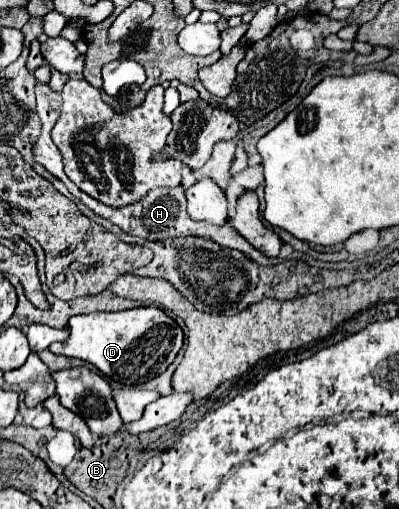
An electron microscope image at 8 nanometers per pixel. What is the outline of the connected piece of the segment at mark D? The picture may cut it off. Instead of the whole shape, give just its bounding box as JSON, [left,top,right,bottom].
[49,307,183,385]

